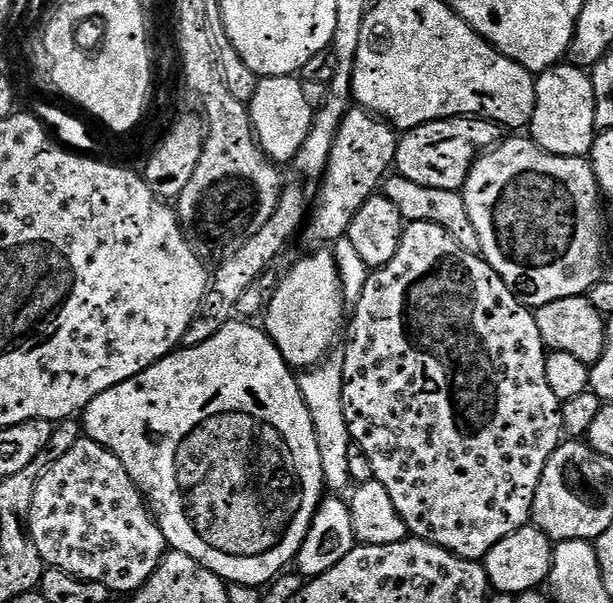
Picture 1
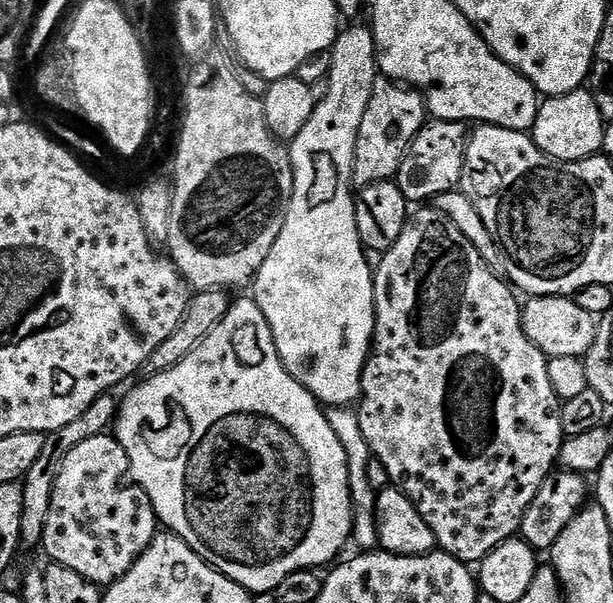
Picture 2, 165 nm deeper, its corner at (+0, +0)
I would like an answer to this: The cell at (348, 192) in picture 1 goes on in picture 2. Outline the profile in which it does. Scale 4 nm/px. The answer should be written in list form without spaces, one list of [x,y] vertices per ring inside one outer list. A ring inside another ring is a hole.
[[[387,78],[377,79],[366,106],[366,114],[362,114],[362,126],[358,130],[352,167],[353,185],[362,189],[377,184],[379,180],[392,180],[400,170],[408,147],[425,123],[426,105],[416,89]]]

